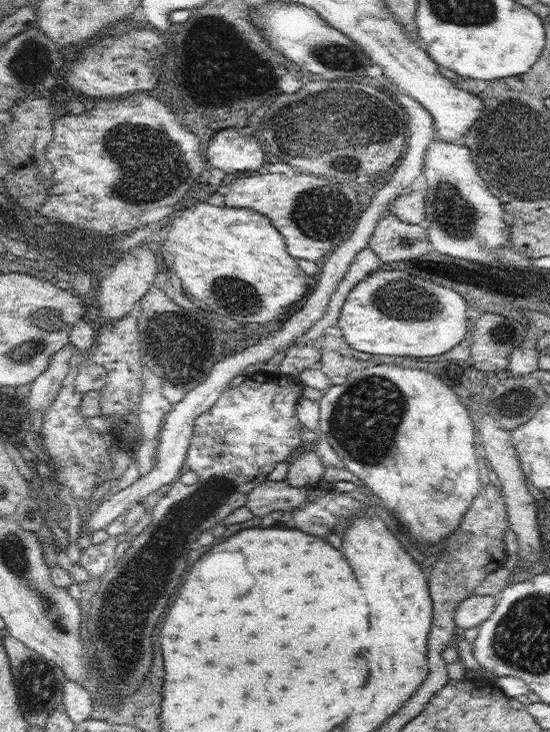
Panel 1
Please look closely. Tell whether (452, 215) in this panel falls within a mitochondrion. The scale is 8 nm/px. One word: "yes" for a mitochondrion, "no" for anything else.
yes

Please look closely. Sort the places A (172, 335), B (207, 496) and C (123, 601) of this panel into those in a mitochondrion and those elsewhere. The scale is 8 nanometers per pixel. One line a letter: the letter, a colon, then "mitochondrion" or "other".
A: mitochondrion
B: mitochondrion
C: mitochondrion

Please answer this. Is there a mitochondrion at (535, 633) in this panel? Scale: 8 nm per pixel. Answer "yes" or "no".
yes

